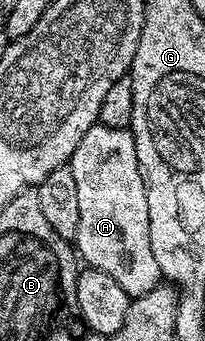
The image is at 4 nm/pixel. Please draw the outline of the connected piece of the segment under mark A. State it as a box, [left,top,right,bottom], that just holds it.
[68,124,162,299]

